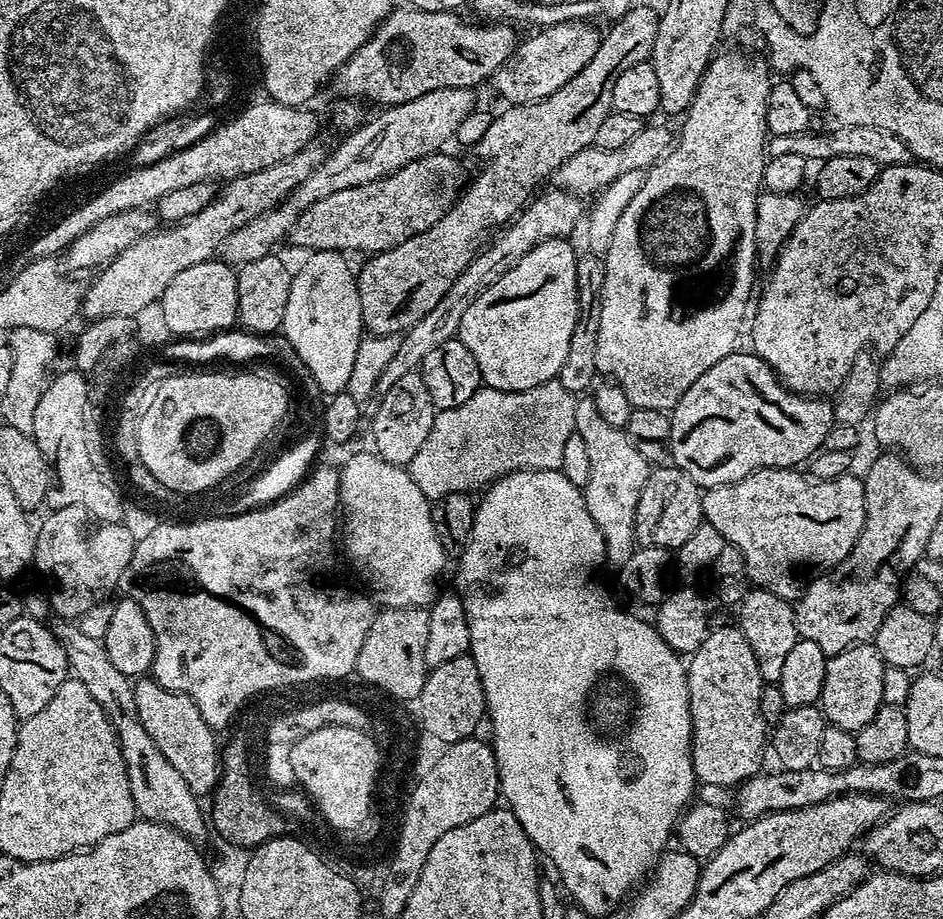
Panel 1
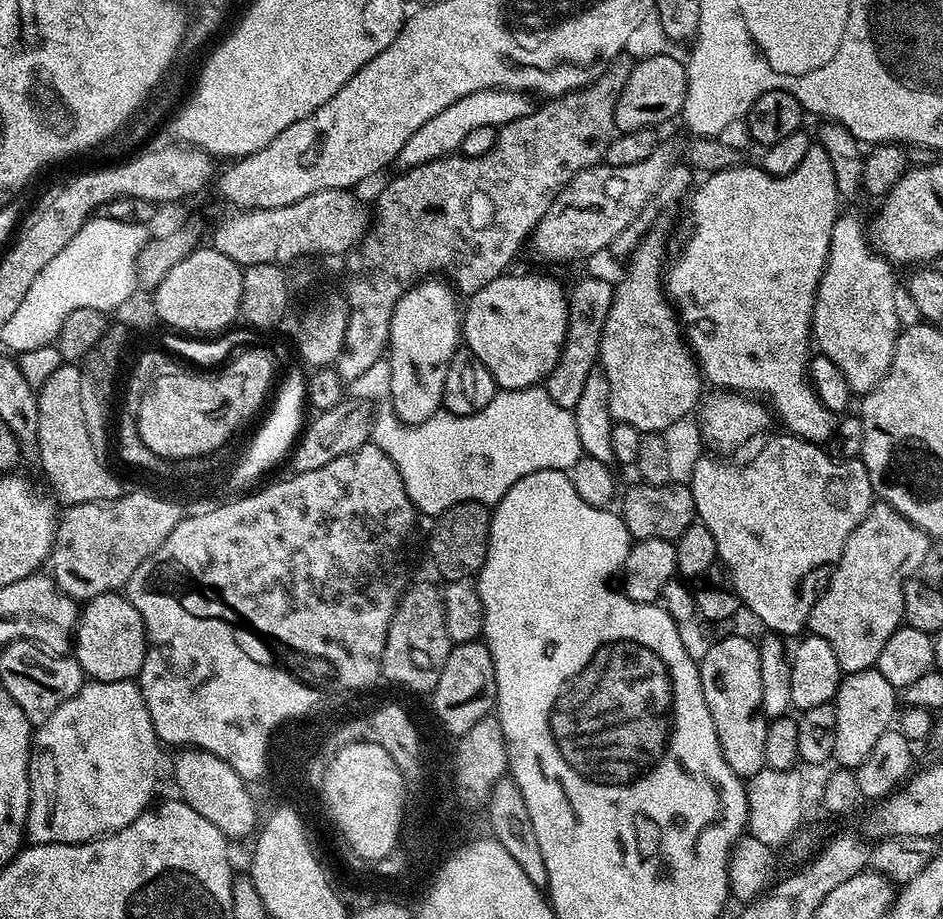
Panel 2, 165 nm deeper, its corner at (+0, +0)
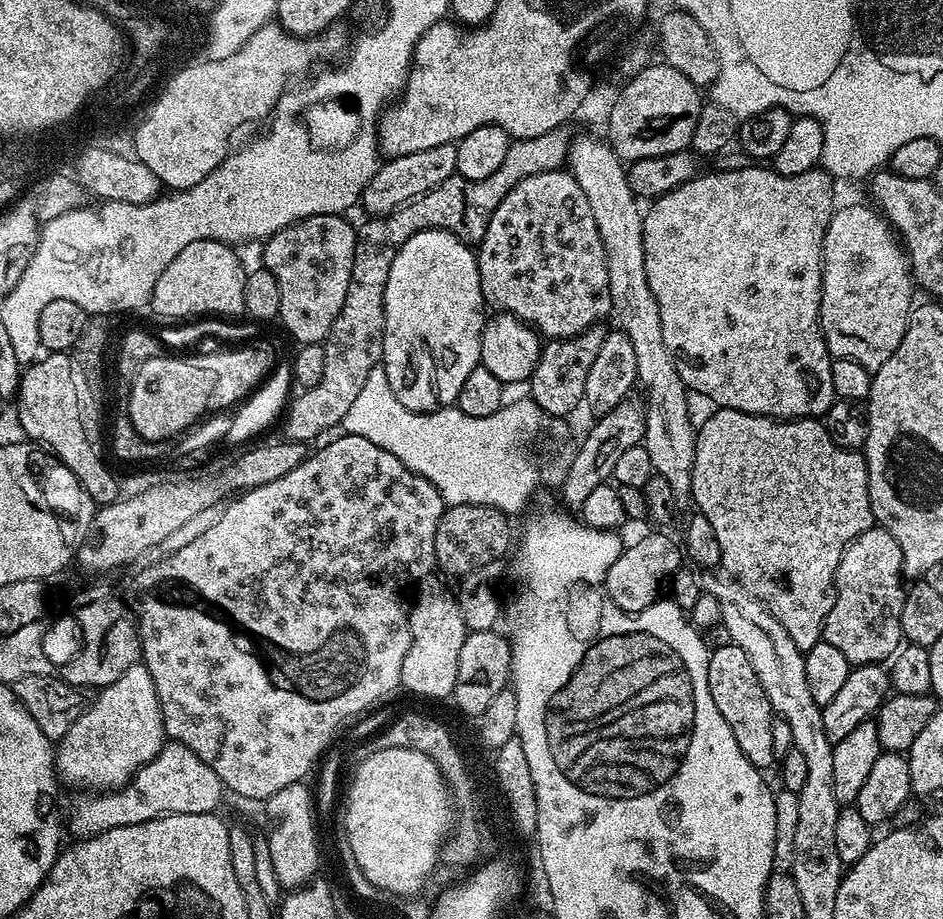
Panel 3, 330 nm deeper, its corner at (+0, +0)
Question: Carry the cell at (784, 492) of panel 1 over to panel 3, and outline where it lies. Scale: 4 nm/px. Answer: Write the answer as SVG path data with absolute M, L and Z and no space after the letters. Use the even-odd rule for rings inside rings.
M717 407L713 416L704 420L696 432L696 449L694 450L694 470L692 471L692 491L690 500L696 503L695 511L710 522L714 534L718 537L720 562L723 571L733 580L737 580L754 598L758 598L782 622L782 630L794 638L794 646L802 653L809 652L819 644L824 634L824 623L834 606L836 597L836 571L842 554L849 544L854 543L862 533L873 527L870 490L868 489L868 464L859 451L838 446L828 433L827 427L819 419L774 420L771 416L755 416L739 412L733 408Z

